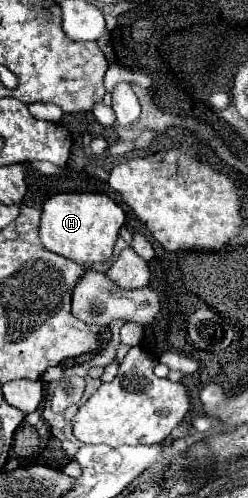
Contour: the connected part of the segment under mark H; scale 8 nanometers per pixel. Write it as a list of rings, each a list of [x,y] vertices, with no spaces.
[[[59,193],[51,196],[43,206],[39,238],[49,252],[75,260],[85,268],[97,268],[111,260],[113,246],[123,222],[123,210],[105,194]]]

